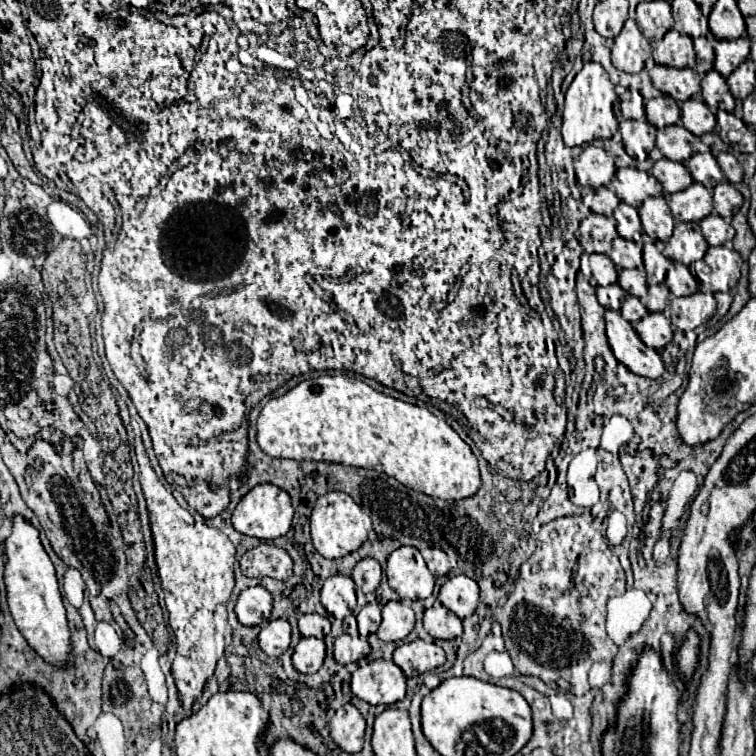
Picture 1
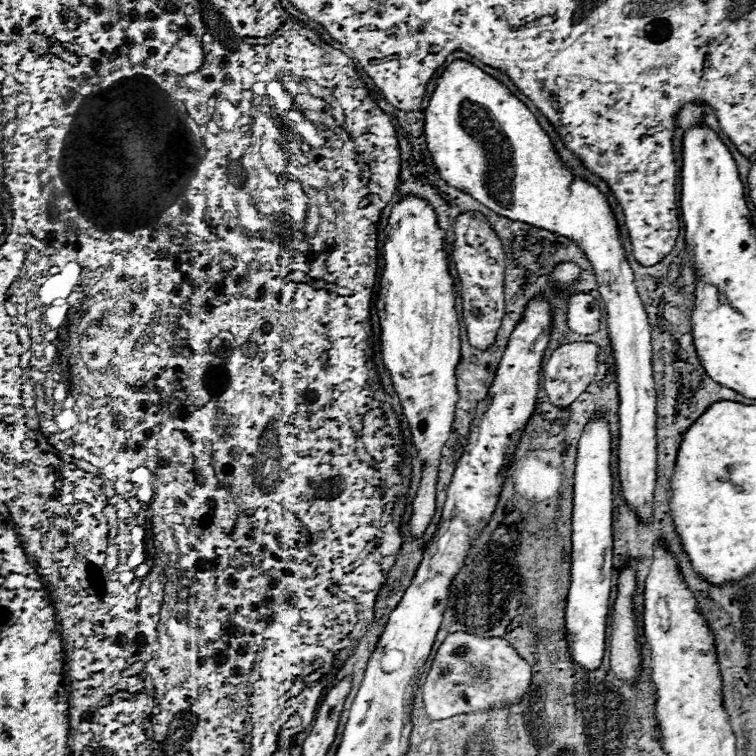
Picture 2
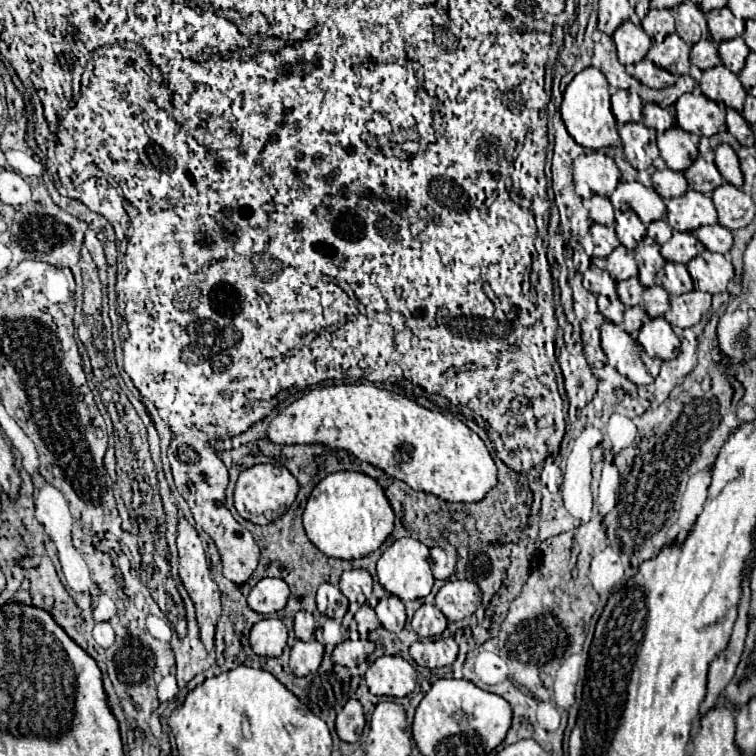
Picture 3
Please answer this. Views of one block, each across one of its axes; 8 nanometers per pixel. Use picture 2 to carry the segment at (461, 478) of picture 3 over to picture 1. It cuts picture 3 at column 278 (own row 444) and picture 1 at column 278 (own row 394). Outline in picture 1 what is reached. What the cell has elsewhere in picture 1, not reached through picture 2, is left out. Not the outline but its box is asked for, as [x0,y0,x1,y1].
[258,374,480,500]

